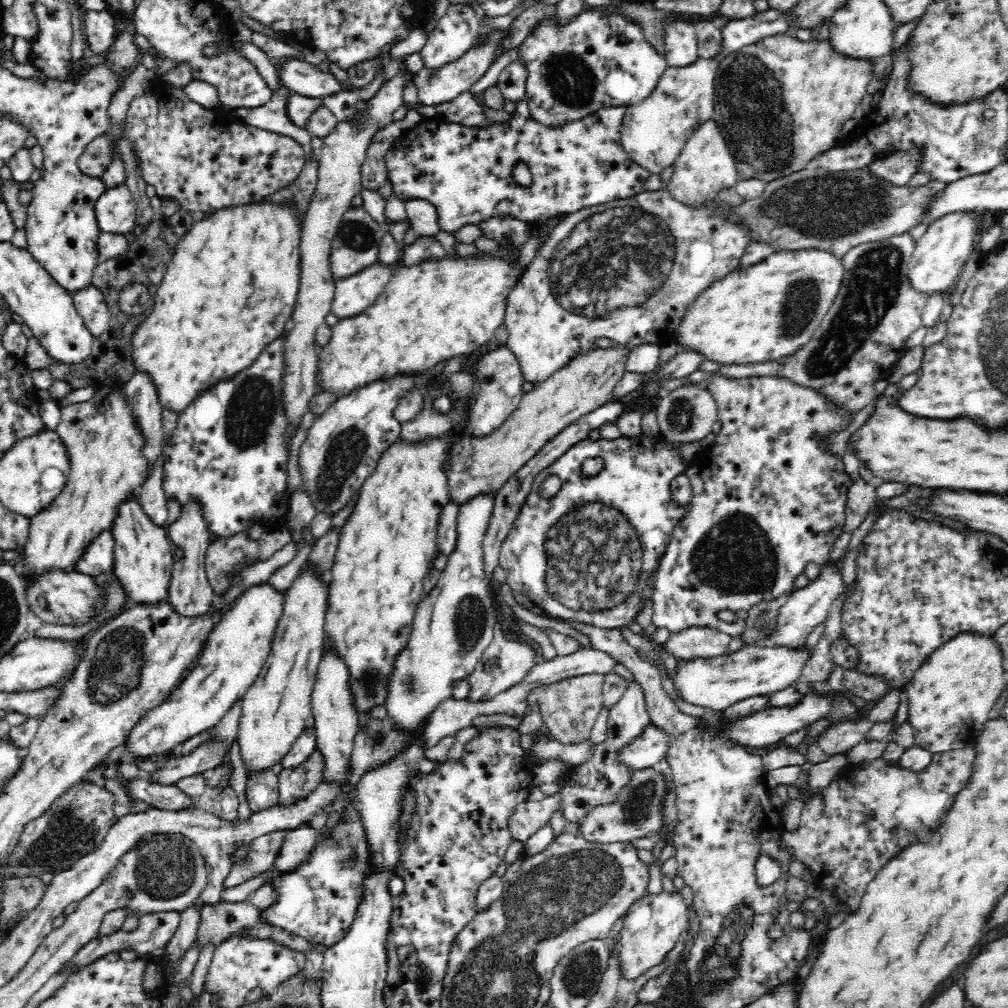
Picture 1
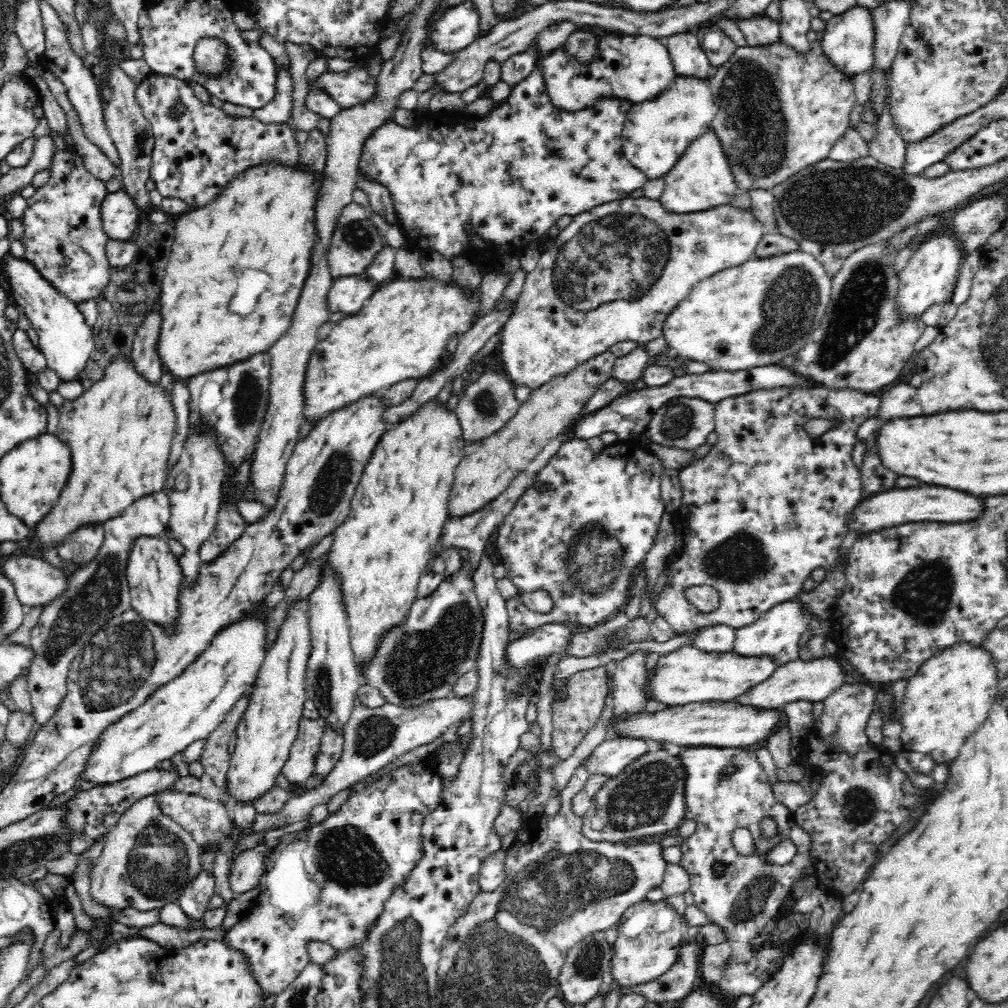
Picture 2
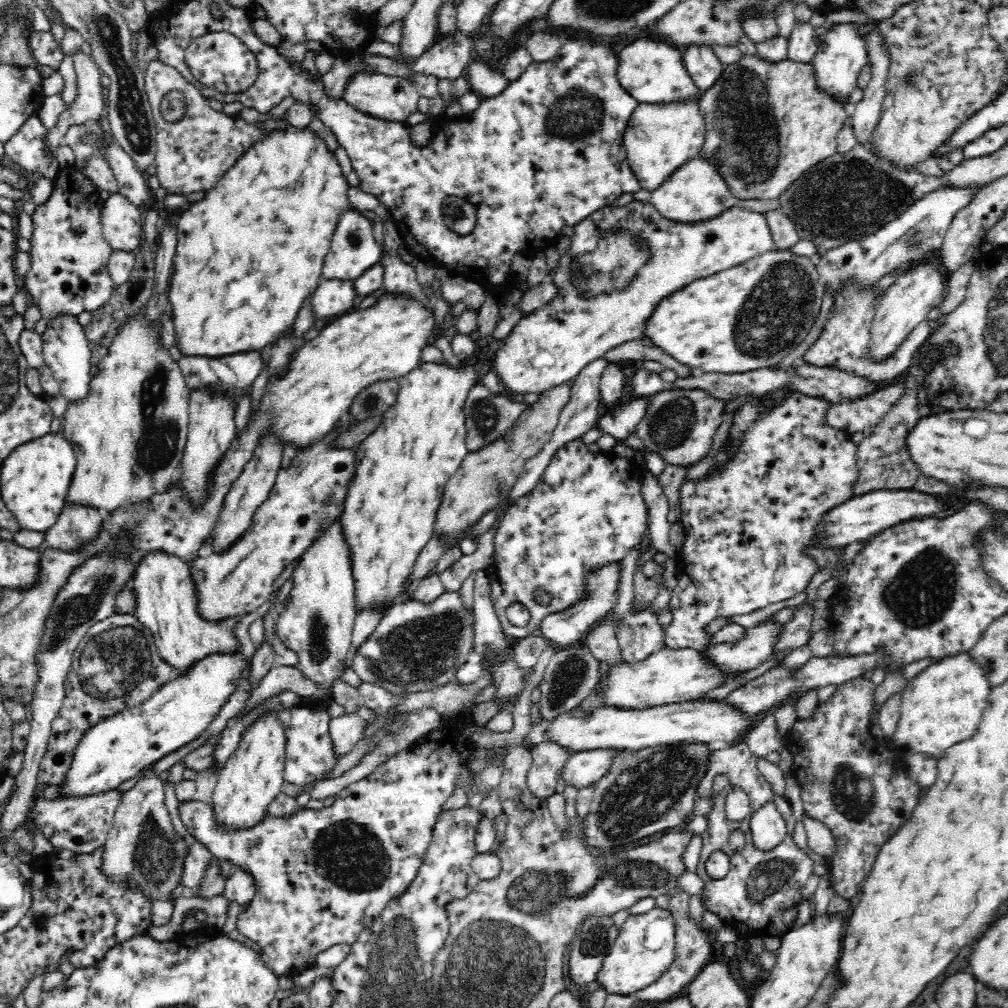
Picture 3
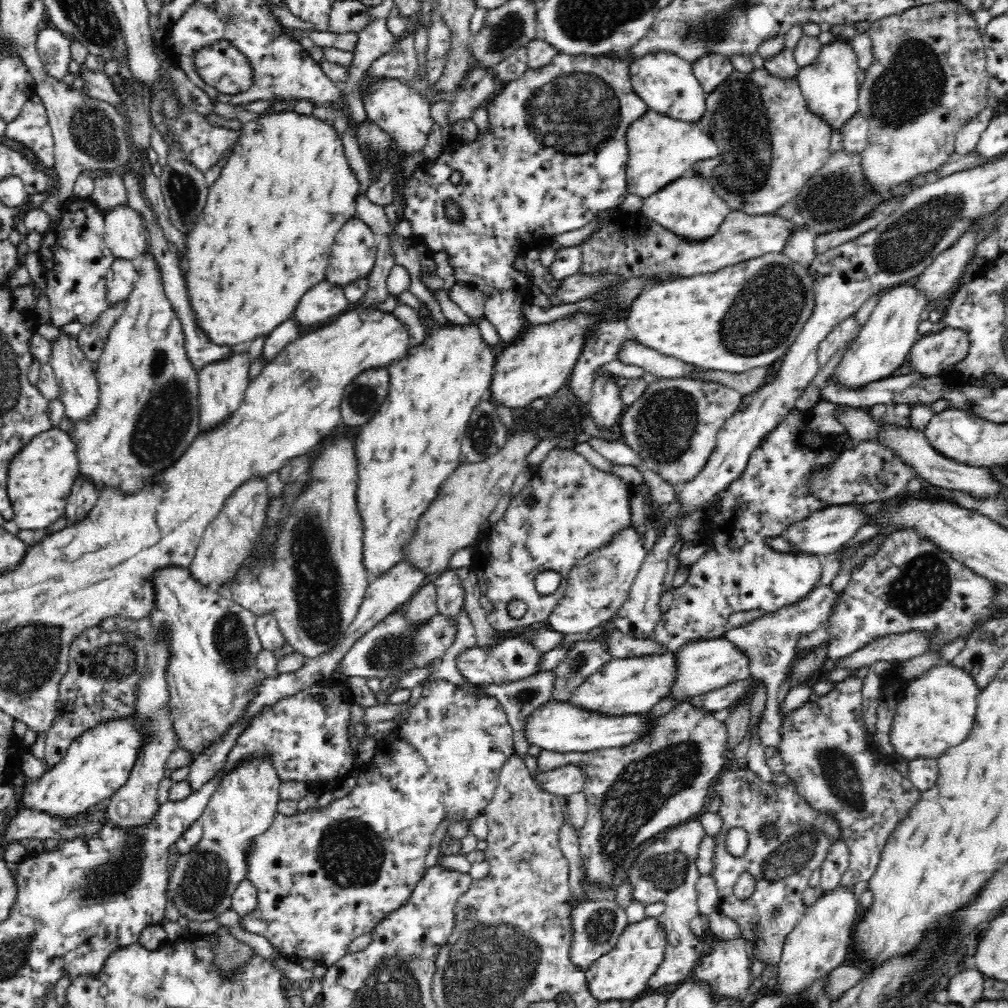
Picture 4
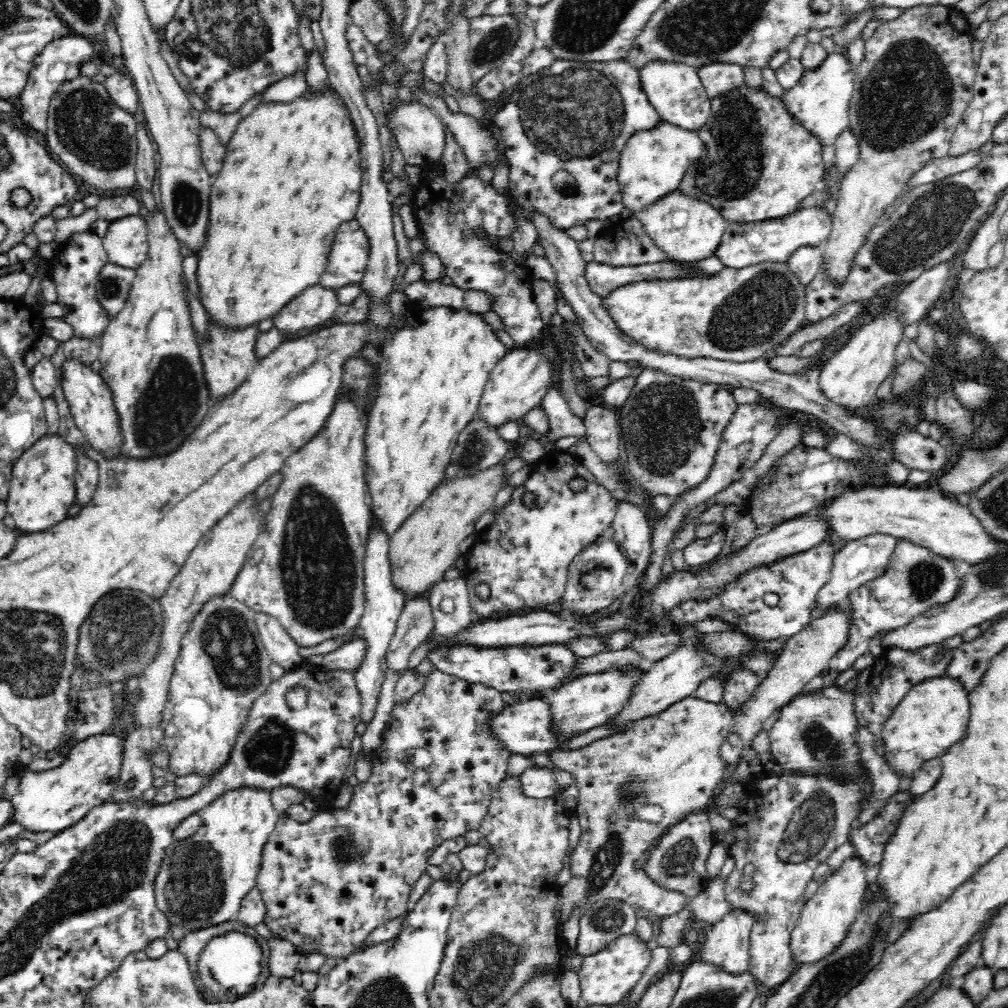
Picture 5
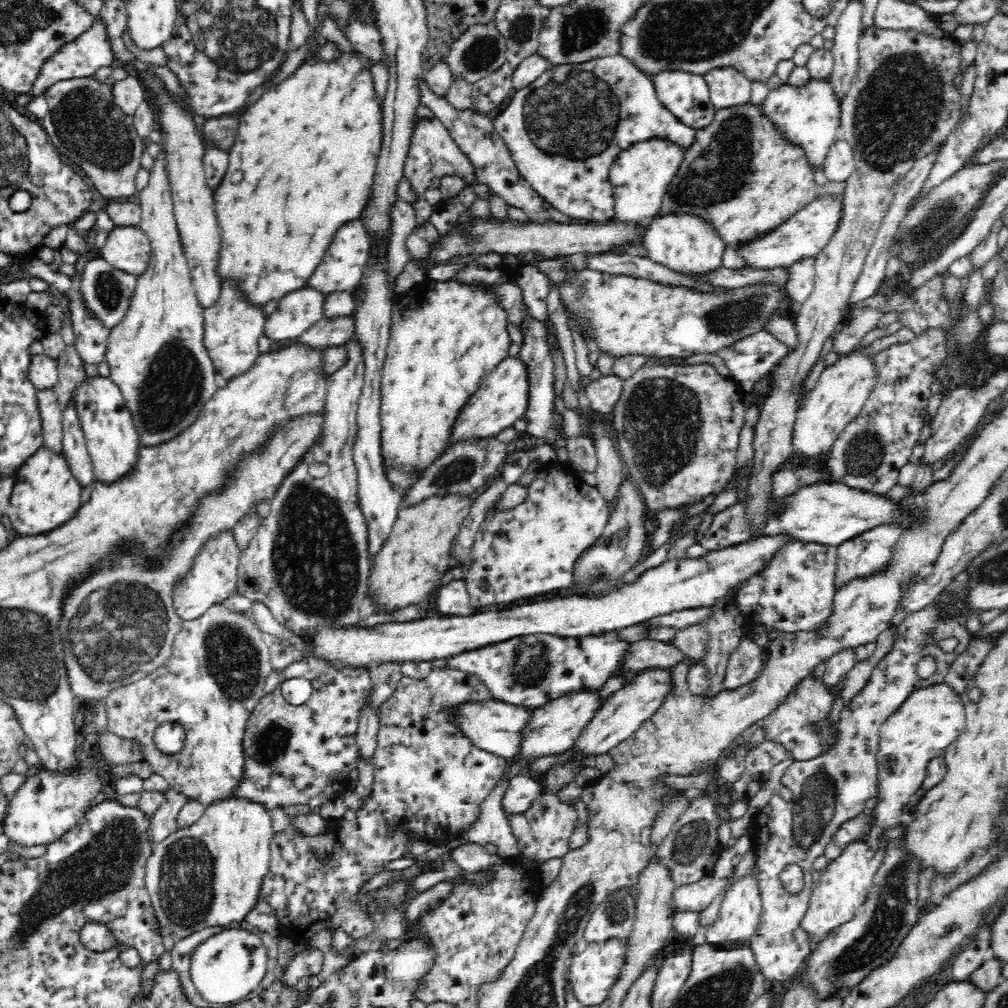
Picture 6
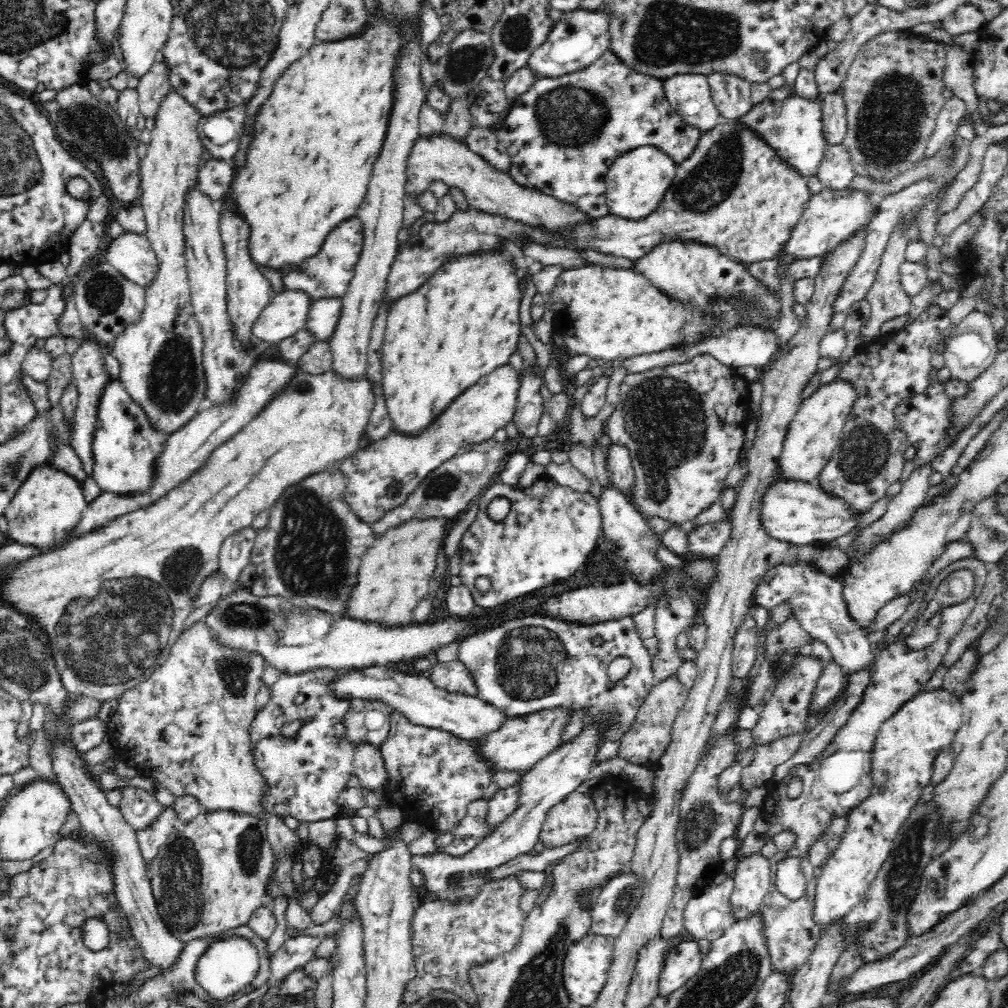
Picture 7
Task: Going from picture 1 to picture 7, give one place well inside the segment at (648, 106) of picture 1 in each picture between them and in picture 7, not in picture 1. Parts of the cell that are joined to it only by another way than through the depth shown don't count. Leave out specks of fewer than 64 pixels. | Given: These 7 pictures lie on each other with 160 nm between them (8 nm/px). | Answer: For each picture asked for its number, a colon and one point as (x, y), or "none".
2: (656, 134)
3: (659, 138)
4: (661, 150)
5: (651, 165)
6: (639, 176)
7: (637, 182)

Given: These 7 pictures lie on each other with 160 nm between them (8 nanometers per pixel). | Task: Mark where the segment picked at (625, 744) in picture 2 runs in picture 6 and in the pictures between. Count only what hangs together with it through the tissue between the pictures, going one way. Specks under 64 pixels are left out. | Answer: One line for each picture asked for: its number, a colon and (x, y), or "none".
3: (583, 769)
4: (563, 781)
5: (535, 782)
6: (522, 789)

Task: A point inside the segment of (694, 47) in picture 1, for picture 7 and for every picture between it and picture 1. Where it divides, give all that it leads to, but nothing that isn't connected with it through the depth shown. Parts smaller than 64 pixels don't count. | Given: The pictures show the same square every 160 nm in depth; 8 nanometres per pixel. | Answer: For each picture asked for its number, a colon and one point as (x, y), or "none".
2: (690, 59)
3: (703, 65)
4: (712, 70)
5: (718, 79)
6: (728, 88)
7: (732, 95)

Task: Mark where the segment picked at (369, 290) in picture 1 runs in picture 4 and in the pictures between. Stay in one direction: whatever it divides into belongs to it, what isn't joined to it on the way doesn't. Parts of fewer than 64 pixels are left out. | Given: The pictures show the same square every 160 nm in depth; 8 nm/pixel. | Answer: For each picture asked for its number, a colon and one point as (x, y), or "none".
2: (347, 294)
3: (332, 297)
4: (325, 301)

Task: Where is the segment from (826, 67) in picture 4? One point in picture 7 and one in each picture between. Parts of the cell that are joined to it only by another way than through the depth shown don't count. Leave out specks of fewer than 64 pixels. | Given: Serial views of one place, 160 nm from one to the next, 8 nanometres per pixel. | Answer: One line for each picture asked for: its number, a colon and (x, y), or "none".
5: (819, 102)
6: (807, 117)
7: (791, 126)

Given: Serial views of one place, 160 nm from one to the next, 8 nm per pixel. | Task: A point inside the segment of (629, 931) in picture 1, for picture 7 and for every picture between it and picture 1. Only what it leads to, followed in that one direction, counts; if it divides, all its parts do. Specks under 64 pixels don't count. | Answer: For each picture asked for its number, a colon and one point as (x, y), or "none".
2: (649, 936)
3: (644, 949)
4: (623, 974)
5: (606, 976)
6: (592, 971)
7: (586, 961)

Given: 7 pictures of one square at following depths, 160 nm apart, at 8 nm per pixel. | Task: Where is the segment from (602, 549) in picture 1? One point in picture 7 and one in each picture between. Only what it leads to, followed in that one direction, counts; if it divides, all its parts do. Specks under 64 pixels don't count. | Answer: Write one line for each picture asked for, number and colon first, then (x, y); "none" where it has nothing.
2: (581, 538)
3: (587, 510)
4: (578, 508)
5: (524, 557)
6: (530, 547)
7: (550, 530)

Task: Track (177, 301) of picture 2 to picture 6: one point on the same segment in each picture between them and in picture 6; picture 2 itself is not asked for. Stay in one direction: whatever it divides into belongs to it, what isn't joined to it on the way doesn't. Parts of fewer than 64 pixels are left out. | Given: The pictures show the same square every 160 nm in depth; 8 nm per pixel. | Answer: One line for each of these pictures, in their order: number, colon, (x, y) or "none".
3: (273, 214)
4: (265, 238)
5: (292, 176)
6: (302, 166)

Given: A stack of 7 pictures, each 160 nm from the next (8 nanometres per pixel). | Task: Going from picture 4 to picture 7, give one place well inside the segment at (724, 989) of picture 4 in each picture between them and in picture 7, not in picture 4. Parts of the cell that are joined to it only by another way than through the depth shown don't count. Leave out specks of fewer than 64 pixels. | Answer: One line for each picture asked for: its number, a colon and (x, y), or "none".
5: (726, 942)
6: (741, 907)
7: (752, 878)

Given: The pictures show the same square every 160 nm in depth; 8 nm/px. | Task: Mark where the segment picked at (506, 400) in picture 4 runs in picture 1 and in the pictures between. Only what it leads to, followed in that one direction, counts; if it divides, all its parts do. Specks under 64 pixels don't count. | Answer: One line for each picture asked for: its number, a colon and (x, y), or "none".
1: (626, 270)
2: (613, 274)
3: (624, 259)

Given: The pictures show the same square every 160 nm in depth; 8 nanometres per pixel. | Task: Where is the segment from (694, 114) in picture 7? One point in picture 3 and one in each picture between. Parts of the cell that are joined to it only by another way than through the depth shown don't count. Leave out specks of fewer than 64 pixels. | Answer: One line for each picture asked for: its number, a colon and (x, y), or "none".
3: (653, 72)
4: (667, 83)
5: (676, 91)
6: (686, 94)

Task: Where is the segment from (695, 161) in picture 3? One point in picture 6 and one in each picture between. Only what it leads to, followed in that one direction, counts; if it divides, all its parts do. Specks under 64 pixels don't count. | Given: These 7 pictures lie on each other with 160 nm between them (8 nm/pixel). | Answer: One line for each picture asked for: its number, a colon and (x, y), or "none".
4: (689, 208)
5: (687, 231)
6: (684, 244)

